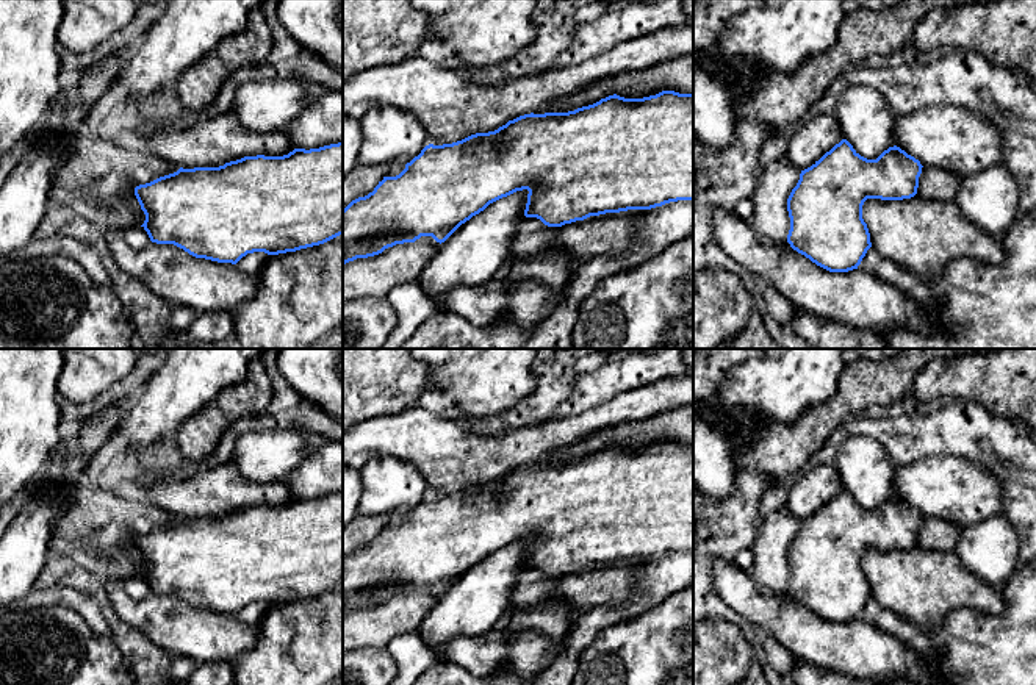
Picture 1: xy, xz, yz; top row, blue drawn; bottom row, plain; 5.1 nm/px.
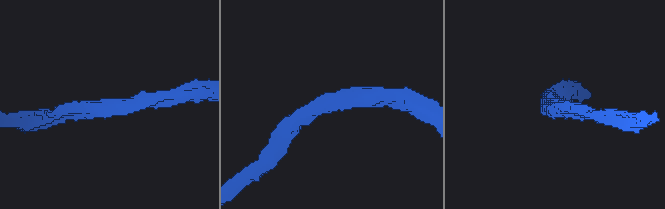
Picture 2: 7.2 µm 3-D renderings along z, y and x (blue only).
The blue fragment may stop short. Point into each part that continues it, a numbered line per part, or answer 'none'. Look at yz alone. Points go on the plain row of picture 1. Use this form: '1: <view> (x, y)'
1: yz (819, 485)

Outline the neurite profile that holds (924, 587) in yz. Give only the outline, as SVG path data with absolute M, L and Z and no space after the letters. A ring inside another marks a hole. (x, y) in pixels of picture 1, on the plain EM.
M919 544L903 551L867 549L862 555L862 569L872 597L883 610L895 613L920 630L939 627L950 613L961 608L994 616L1005 611L1000 588L972 576L955 552L930 551Z

